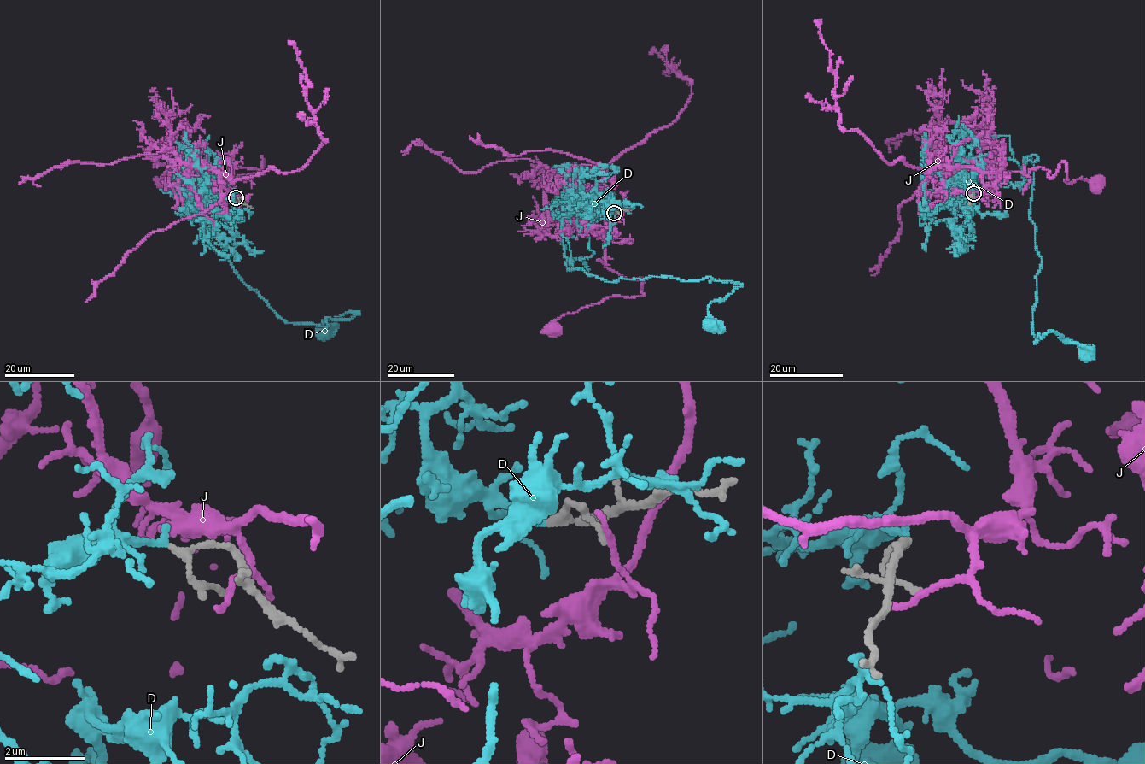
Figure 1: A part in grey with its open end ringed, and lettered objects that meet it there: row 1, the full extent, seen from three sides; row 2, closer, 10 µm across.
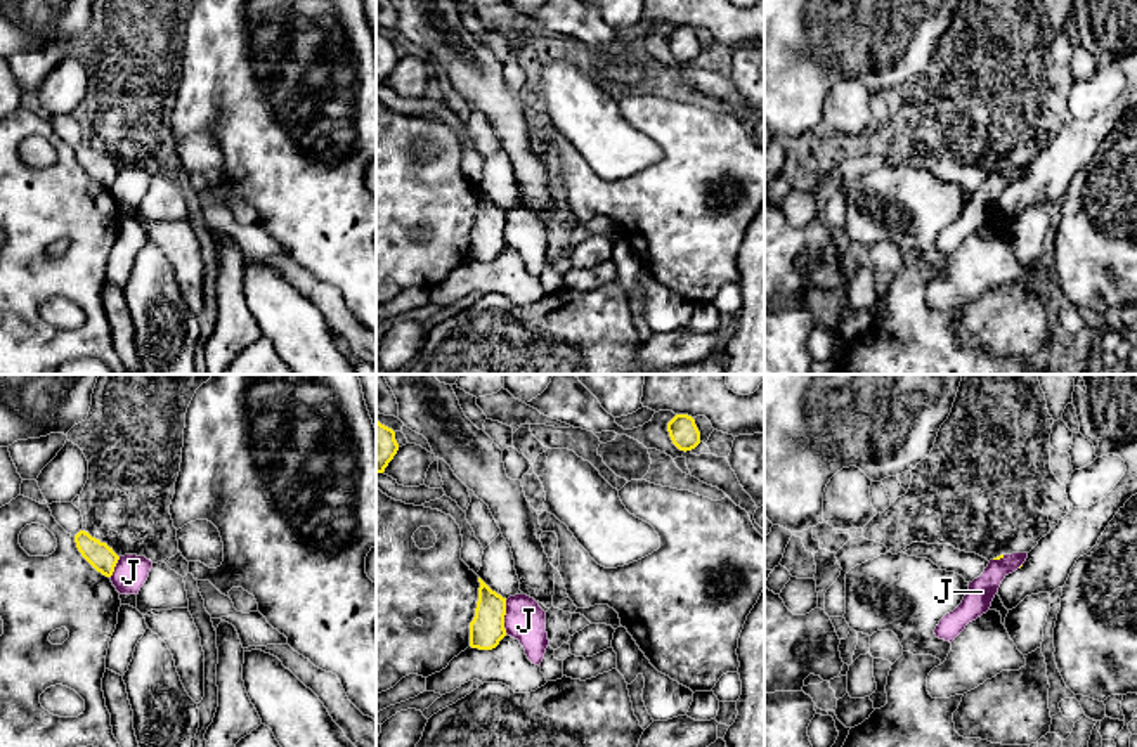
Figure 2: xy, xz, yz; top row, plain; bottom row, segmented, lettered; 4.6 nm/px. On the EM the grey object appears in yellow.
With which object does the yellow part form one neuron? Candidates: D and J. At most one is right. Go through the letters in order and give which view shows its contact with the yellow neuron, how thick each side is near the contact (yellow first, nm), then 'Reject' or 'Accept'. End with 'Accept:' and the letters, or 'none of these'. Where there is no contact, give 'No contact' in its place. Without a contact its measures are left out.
D: No contact. Accept
J: Touches yellow in xz. Thickness 160 nm (yellow) against 190 nm. Reject
Accept: D

